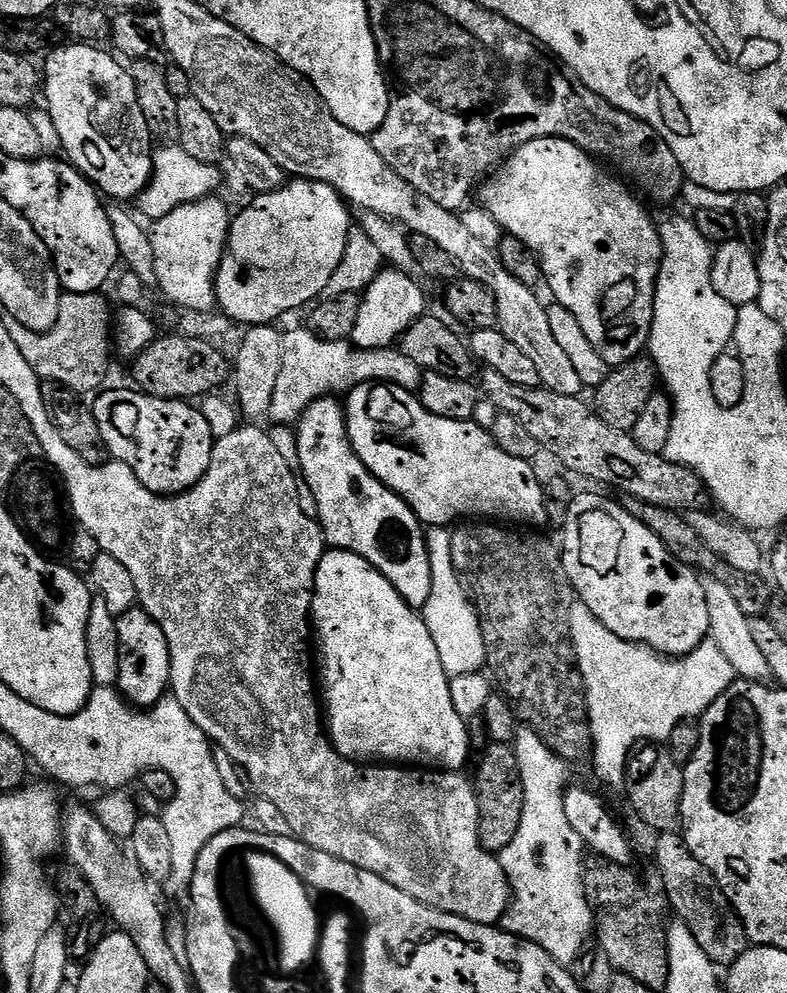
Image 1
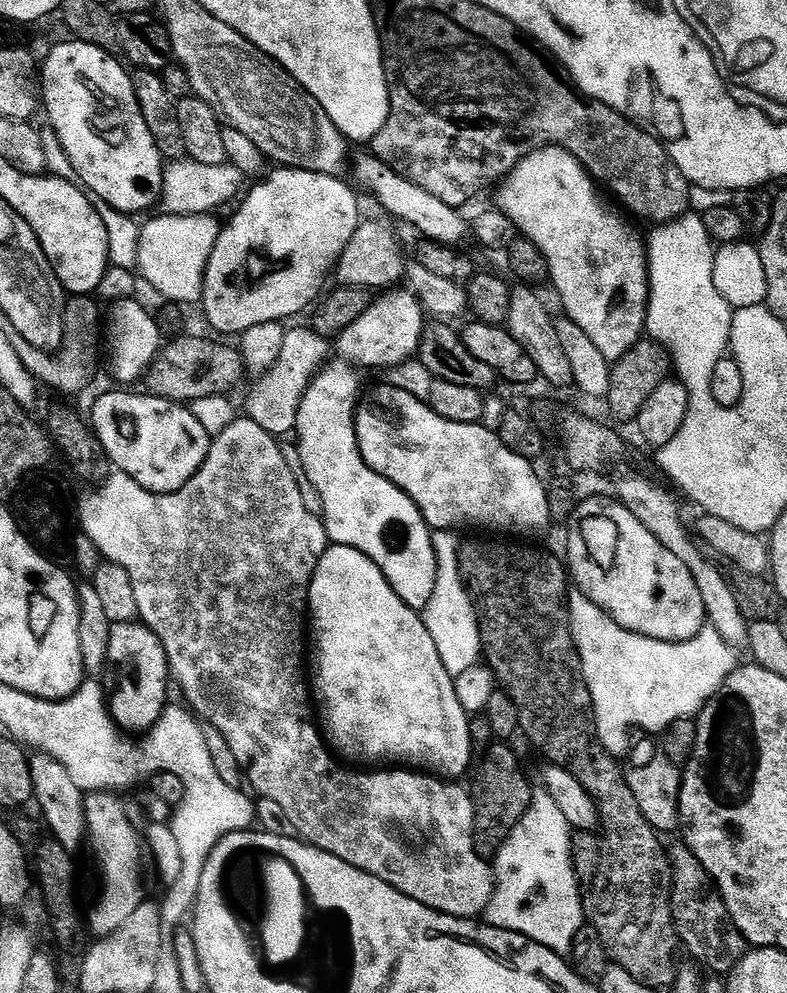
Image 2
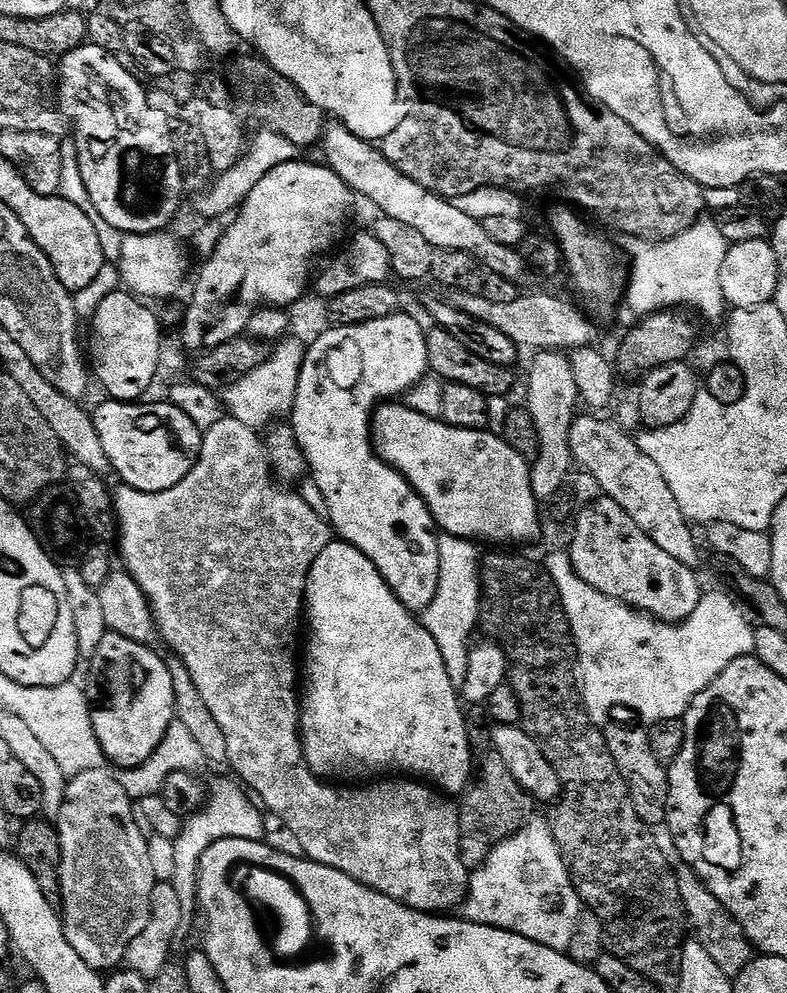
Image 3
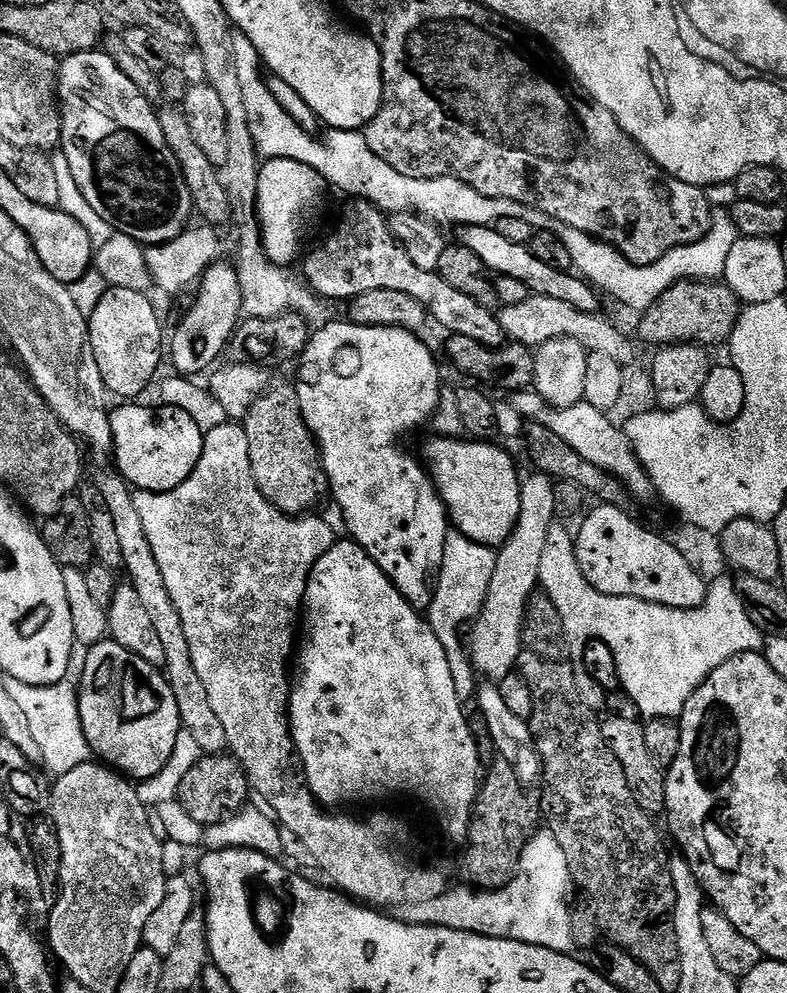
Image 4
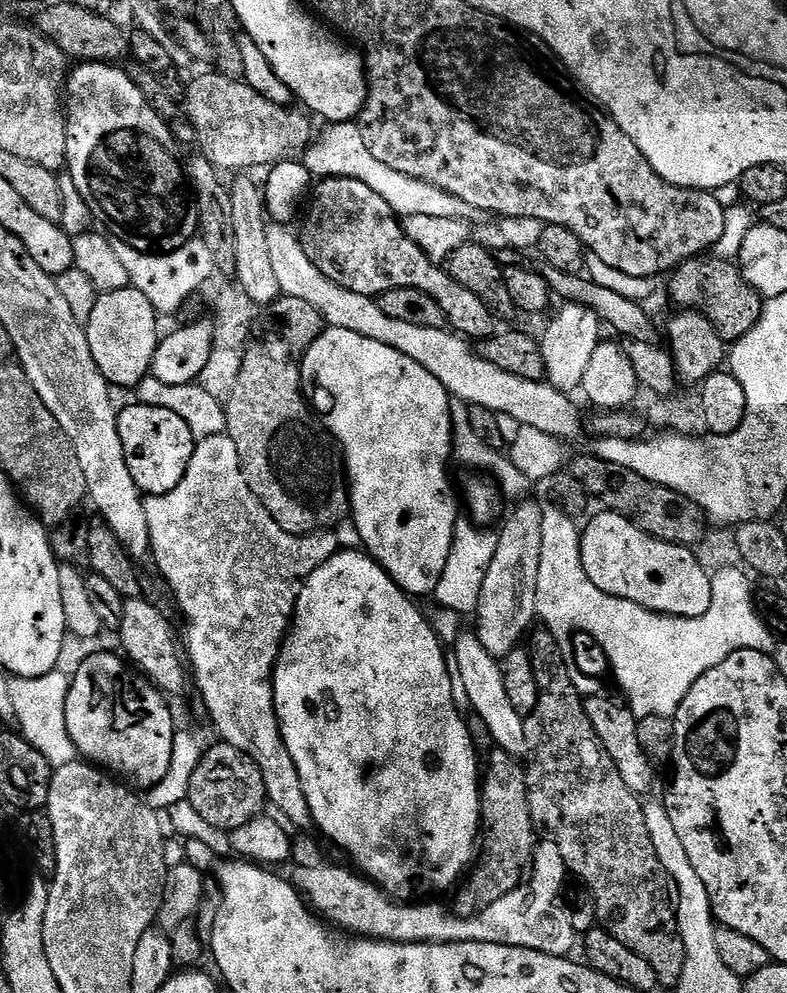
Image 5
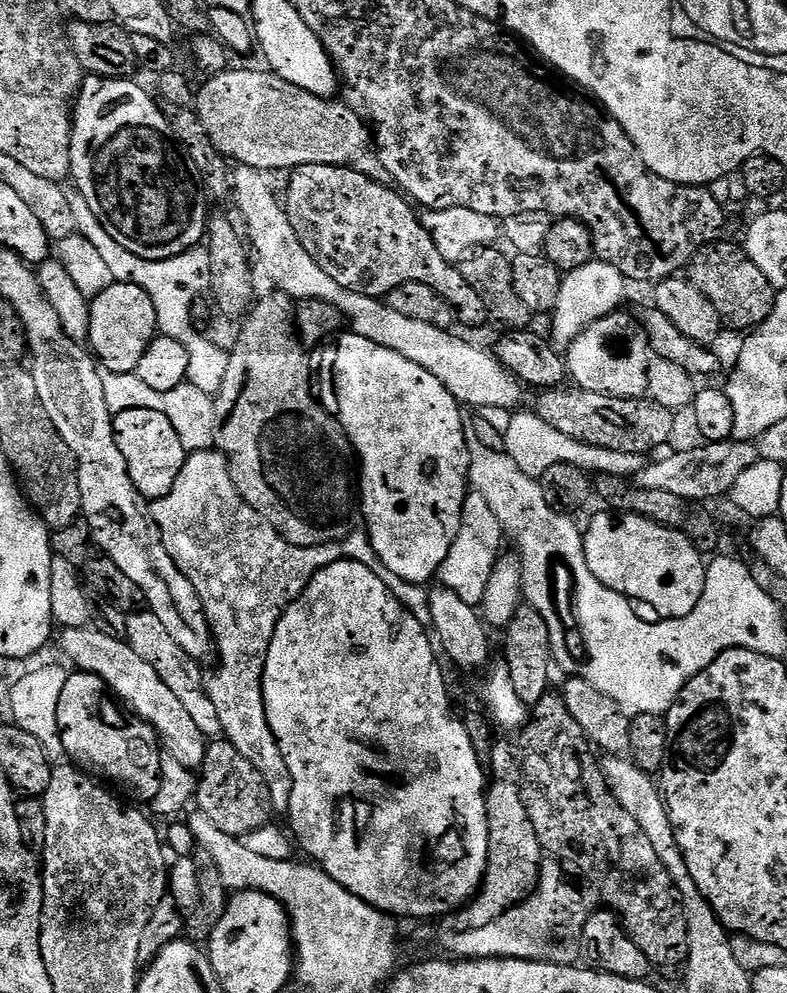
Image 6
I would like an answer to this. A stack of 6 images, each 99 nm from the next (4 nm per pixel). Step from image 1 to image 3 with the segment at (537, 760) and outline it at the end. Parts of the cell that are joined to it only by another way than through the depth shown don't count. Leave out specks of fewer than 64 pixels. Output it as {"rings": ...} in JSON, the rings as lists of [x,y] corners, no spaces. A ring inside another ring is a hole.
{"rings":[[[539,818],[525,824],[524,828],[518,830],[509,840],[503,840],[480,867],[471,873],[468,894],[462,905],[462,916],[465,920],[513,932],[562,953],[567,953],[570,938],[574,938],[574,930],[581,915],[582,901],[572,885],[564,855],[560,853],[560,847],[552,833],[551,823],[547,819]]]}

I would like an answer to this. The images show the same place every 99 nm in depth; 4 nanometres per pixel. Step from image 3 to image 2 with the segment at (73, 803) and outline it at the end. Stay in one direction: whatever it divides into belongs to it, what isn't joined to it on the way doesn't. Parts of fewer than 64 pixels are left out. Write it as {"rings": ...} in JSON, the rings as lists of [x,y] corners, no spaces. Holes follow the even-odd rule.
{"rings":[[[111,791],[90,792],[84,797],[84,826],[86,829],[87,847],[92,847],[92,852],[96,855],[96,864],[100,867],[100,901],[96,904],[96,909],[92,913],[87,913],[86,928],[92,932],[96,938],[109,938],[120,932],[134,918],[134,910],[138,910],[140,904],[145,903],[144,896],[144,876],[140,873],[140,844],[142,848],[142,836],[136,833],[136,828],[132,825],[132,820],[128,817],[128,812],[124,809],[124,804],[119,800],[119,795]]]}

